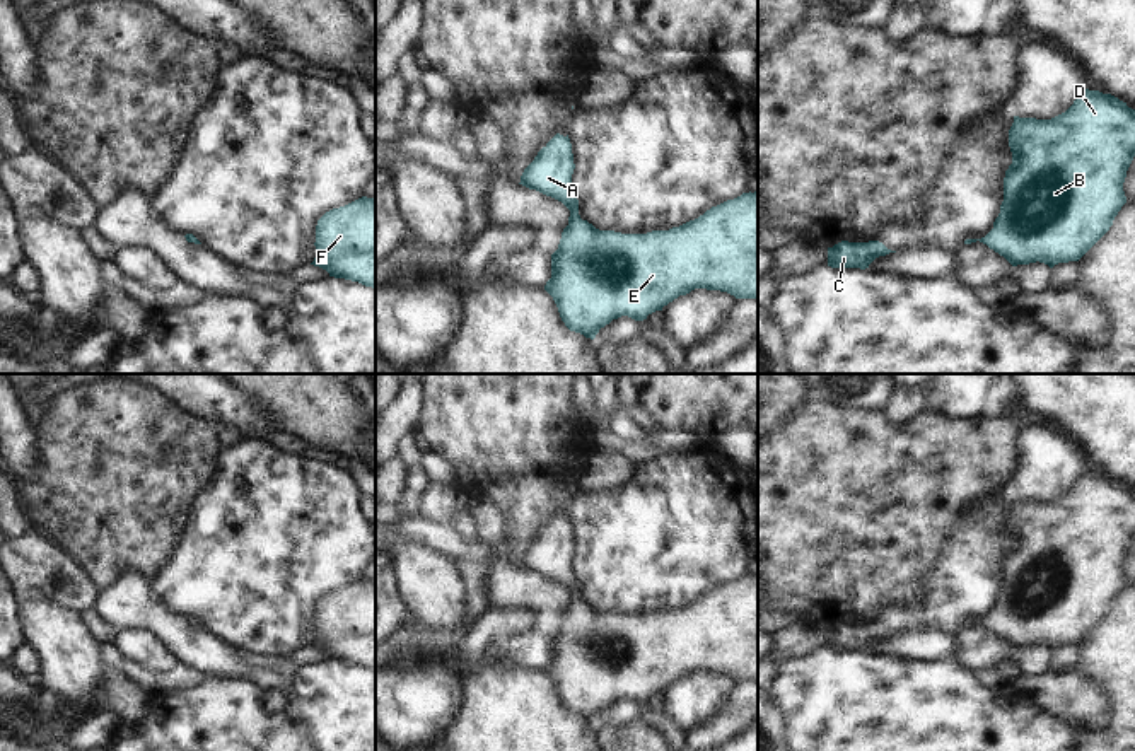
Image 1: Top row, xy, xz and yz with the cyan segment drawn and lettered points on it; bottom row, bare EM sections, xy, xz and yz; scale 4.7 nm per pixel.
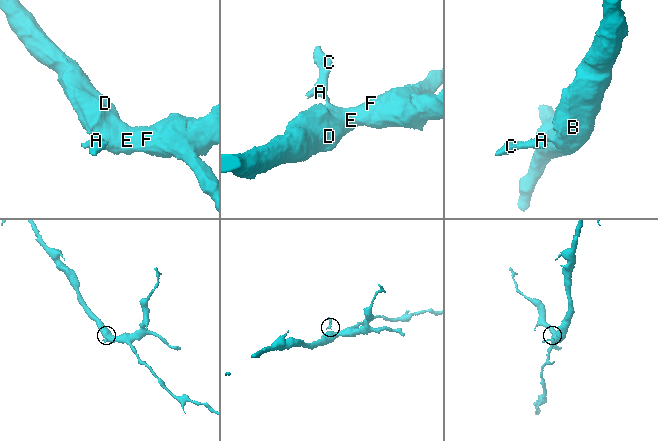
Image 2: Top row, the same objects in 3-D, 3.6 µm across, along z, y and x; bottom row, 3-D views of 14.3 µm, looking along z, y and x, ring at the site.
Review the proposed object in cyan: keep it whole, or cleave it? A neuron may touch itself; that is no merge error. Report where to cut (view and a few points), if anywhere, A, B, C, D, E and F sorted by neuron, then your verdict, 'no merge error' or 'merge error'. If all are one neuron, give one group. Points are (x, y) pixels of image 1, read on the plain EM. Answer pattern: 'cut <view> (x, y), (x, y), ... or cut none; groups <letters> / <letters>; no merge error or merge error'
cut none; groups A B C D E F; no merge error

